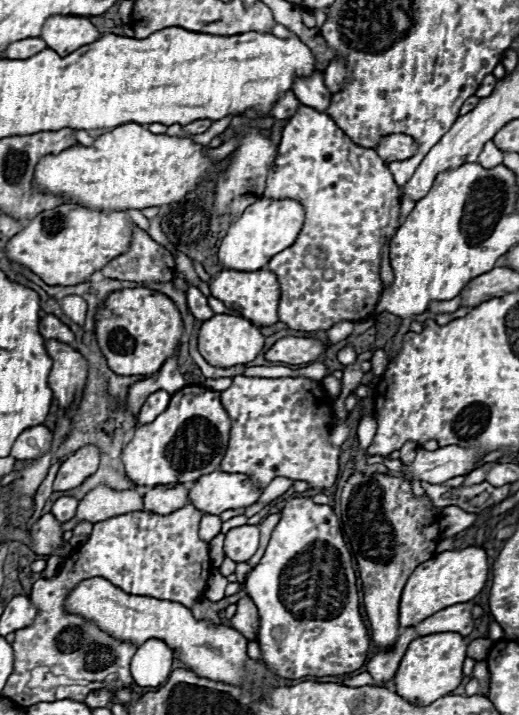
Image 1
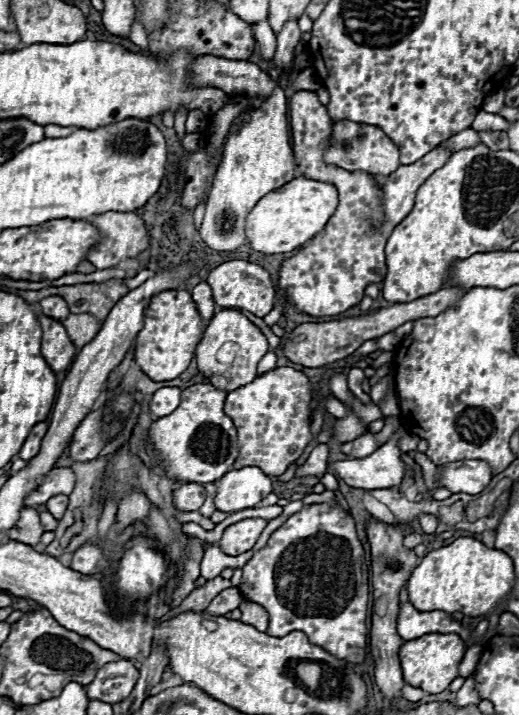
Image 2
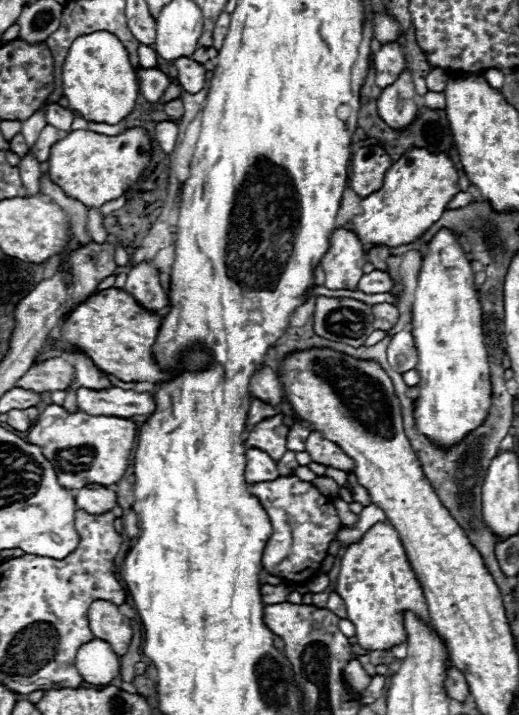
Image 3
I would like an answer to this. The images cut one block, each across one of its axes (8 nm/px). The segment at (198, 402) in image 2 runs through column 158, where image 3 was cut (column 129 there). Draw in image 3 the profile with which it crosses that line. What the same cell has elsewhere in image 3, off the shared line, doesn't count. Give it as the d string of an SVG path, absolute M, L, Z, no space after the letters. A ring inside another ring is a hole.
M48 404L42 418L30 428L28 442L42 448L52 462L58 482L66 488L82 488L88 484L118 484L130 466L130 452L136 438L136 422L118 416L90 416L82 410L68 412L62 406Z

